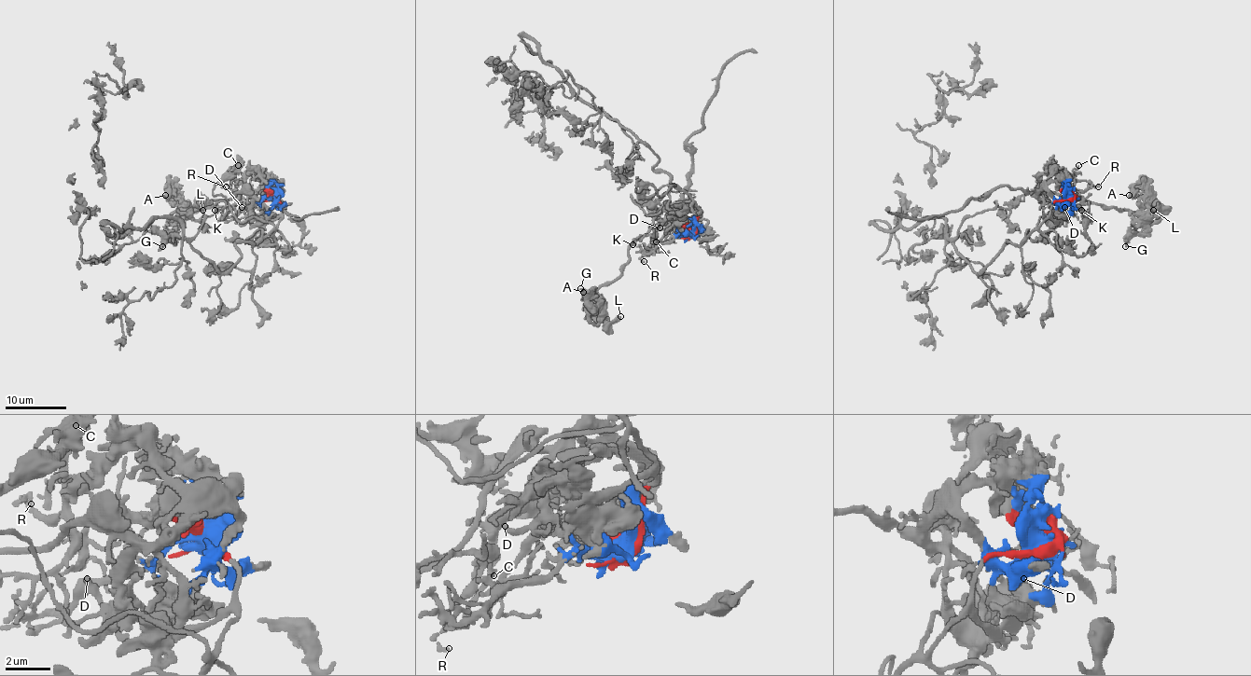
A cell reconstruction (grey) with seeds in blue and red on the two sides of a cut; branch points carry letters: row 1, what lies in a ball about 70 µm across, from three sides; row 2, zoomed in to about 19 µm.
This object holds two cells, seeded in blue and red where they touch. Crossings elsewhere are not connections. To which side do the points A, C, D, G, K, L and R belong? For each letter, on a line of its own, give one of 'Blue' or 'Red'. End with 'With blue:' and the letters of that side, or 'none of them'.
A: Blue
C: Blue
D: Blue
G: Blue
K: Blue
L: Blue
R: Blue
With blue: A, C, D, G, K, L, R

